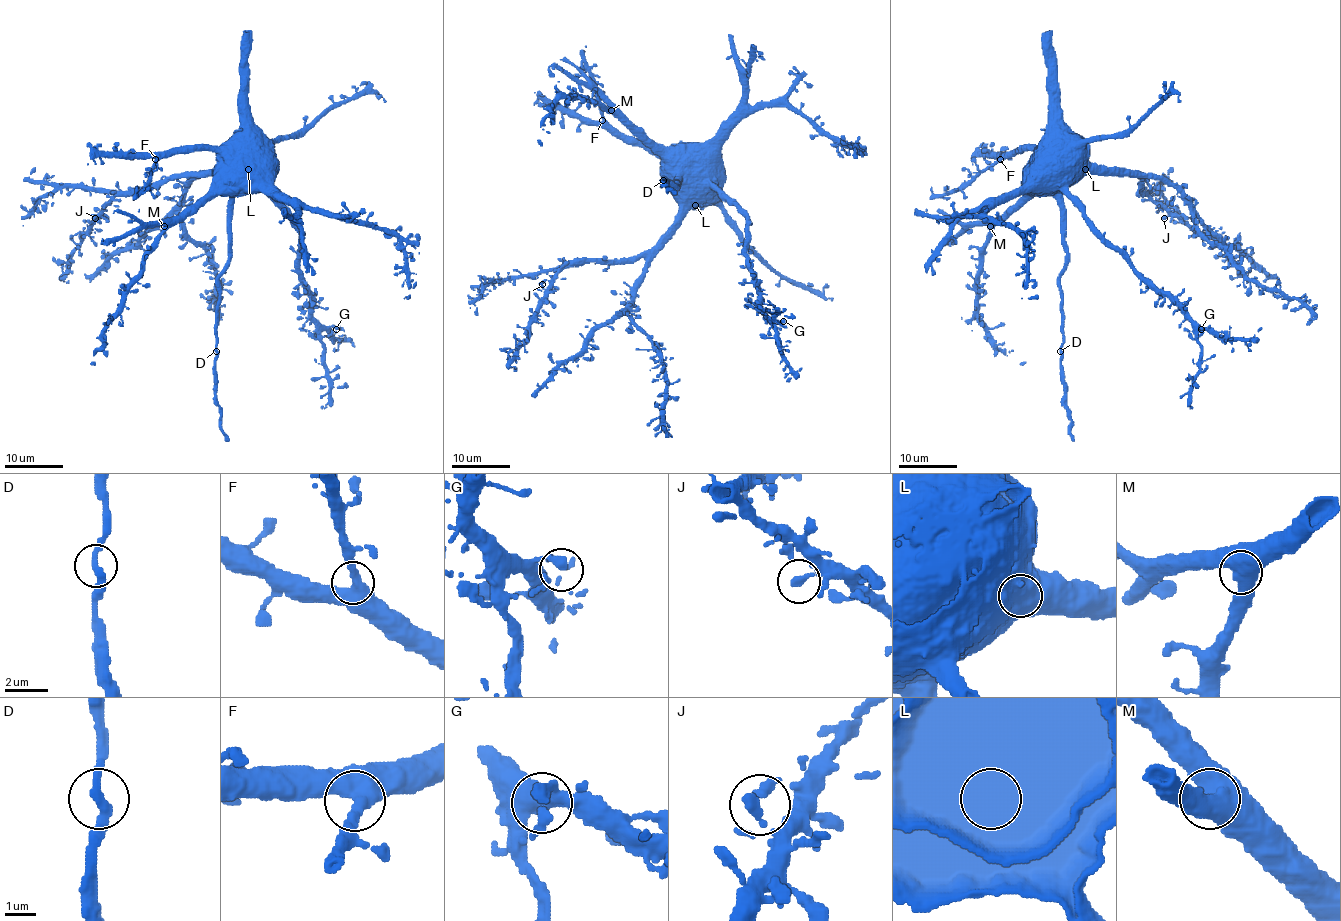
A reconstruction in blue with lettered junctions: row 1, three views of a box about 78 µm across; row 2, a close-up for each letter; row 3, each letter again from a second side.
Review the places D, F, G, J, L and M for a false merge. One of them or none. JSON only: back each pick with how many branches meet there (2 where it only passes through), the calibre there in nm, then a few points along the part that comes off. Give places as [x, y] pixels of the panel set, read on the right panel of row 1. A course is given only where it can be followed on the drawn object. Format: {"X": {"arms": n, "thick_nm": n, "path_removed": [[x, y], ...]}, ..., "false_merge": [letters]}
{"false_merge": []}

